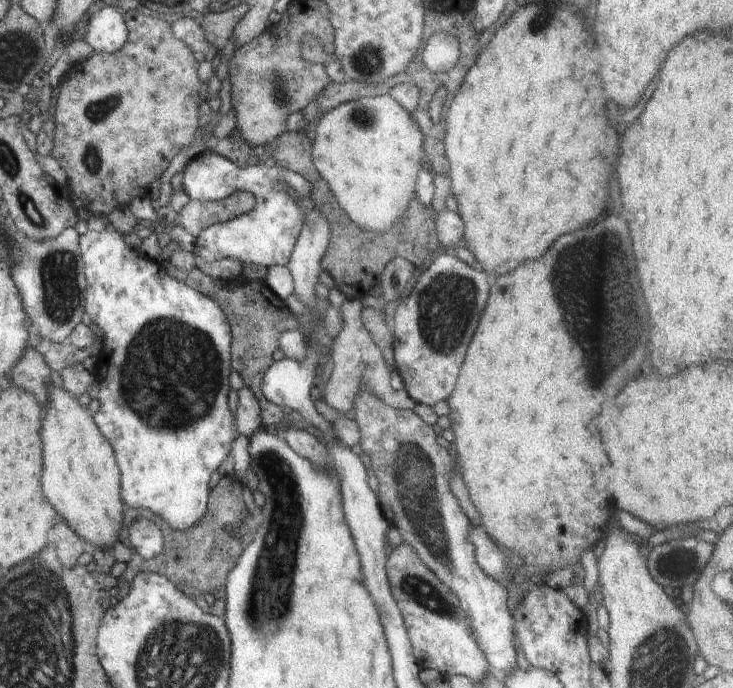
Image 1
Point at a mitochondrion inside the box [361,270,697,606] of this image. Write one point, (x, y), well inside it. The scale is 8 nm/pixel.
(410, 468)

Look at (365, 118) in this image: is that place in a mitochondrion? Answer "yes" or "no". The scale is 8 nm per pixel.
yes

